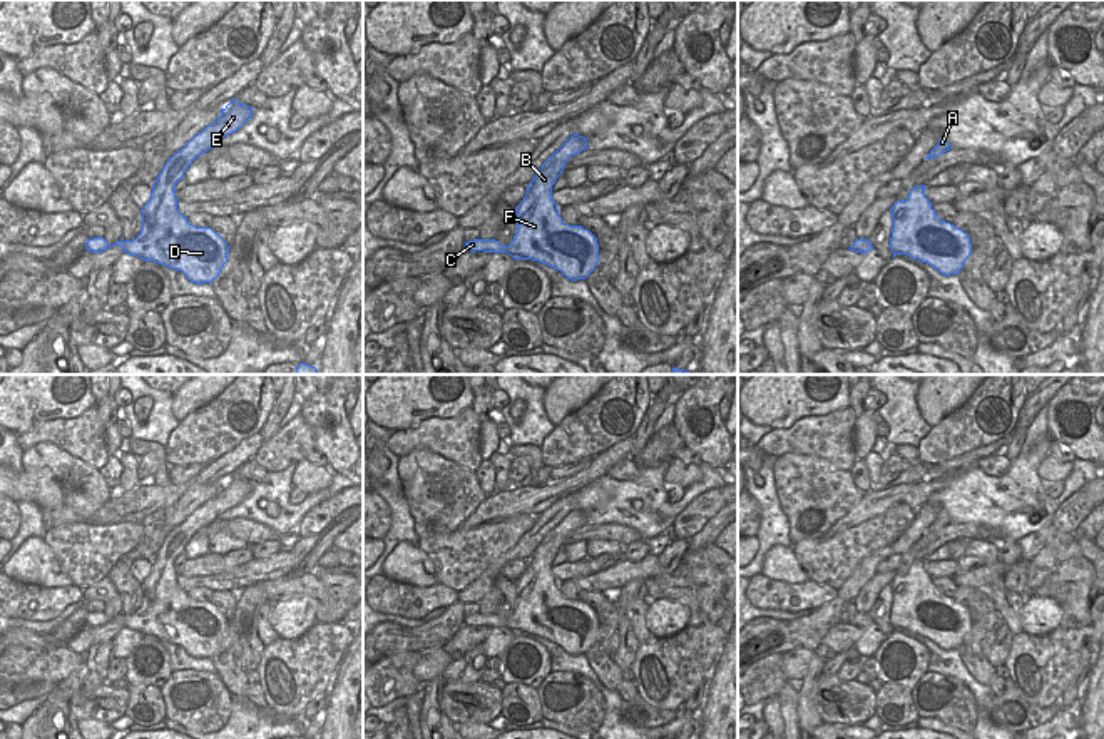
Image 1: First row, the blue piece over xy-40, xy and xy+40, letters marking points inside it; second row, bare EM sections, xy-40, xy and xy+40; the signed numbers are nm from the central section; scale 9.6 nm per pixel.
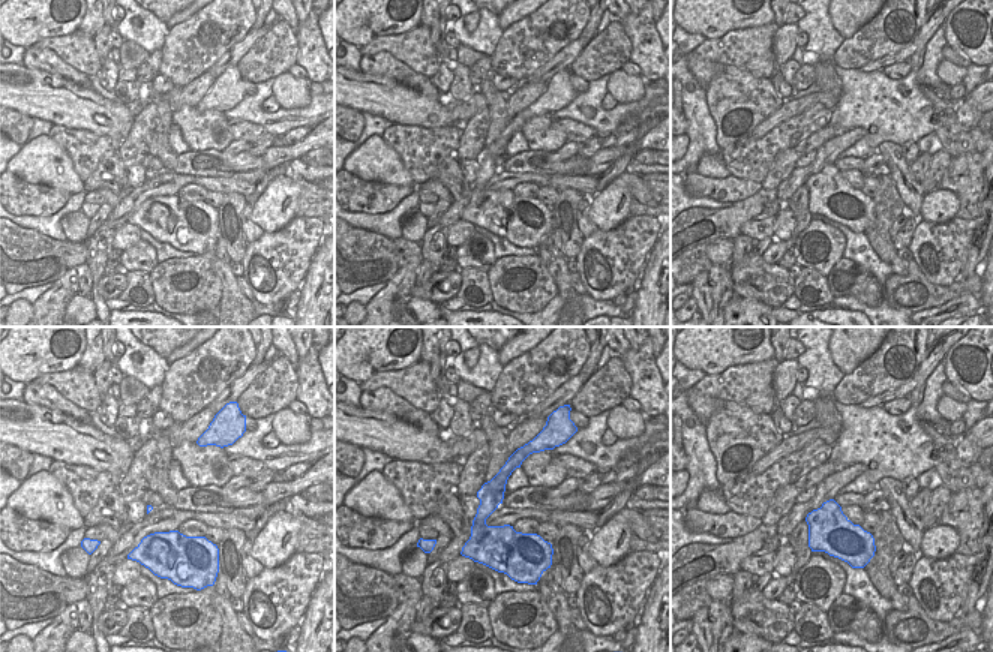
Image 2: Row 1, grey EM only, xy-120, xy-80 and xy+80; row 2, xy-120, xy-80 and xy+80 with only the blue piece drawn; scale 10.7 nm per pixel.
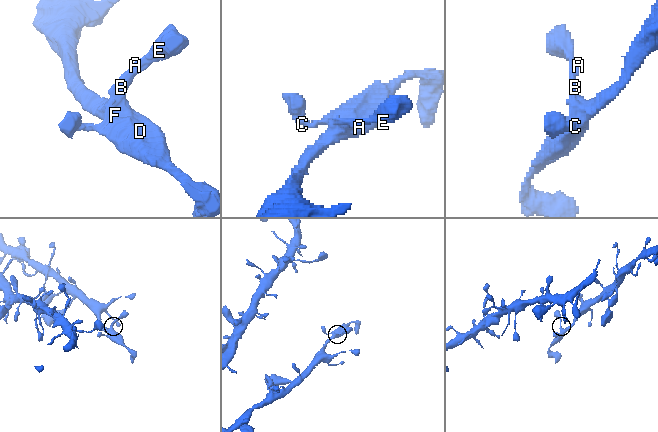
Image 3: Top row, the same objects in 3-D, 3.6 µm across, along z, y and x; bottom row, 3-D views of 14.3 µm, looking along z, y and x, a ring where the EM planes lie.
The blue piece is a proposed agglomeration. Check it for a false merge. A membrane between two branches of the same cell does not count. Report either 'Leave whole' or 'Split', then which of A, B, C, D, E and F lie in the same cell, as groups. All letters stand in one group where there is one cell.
Leave whole. Groups: A B C D E F

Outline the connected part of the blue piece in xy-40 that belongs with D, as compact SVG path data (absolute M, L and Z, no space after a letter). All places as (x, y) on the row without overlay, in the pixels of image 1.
M233 473L224 483L221 483L221 490L216 497L194 510L179 527L176 527L166 537L162 547L152 558L149 577L141 584L141 609L132 615L120 614L112 620L120 620L124 627L137 630L144 635L154 635L171 644L182 645L191 657L212 657L227 637L229 620L211 602L196 602L177 585L176 558L184 552L184 547L194 533L212 523L222 512L239 505L251 492L253 482L239 478L236 473Z

